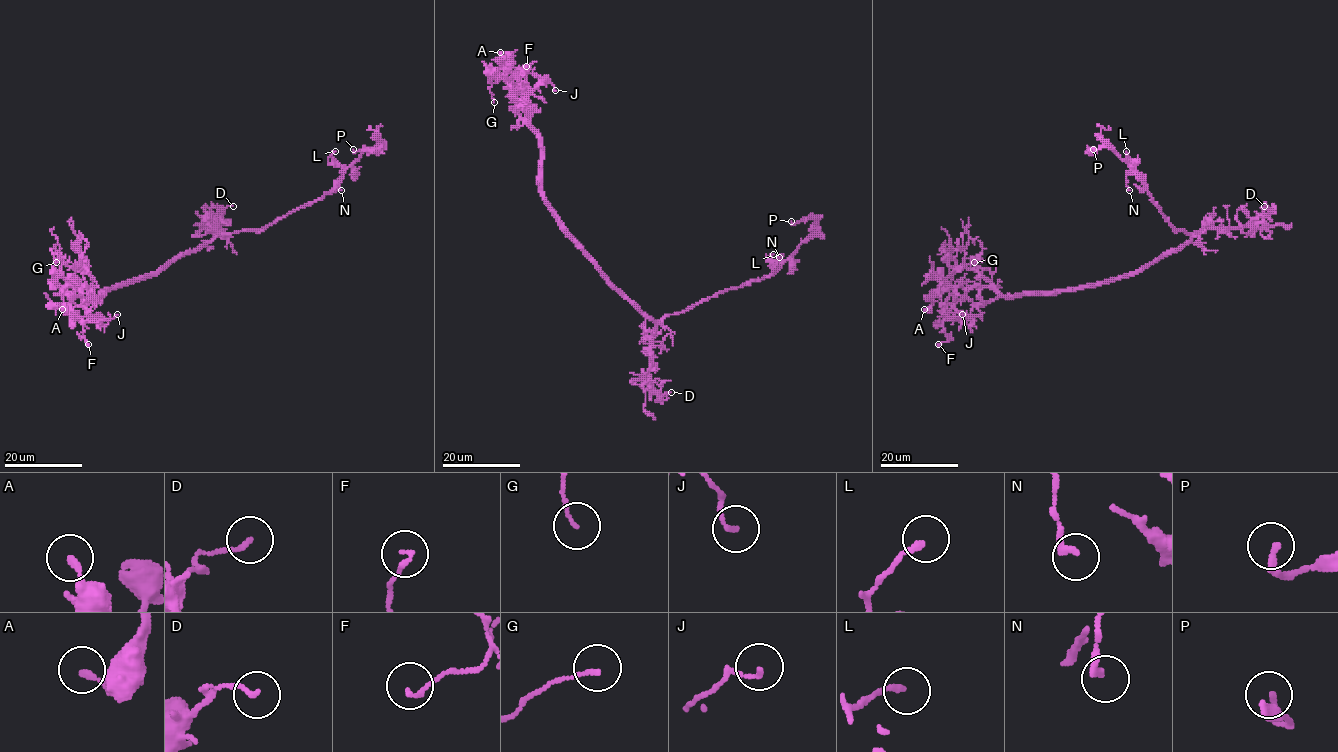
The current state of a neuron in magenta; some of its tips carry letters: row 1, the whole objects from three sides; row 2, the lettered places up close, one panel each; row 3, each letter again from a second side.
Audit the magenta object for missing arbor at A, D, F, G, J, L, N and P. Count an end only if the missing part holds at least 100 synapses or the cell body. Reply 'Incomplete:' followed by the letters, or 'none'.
Incomplete: none

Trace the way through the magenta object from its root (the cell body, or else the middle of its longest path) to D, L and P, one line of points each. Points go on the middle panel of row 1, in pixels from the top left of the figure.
D: (617, 287), (656, 323), (652, 337), (649, 379), (651, 388), (660, 396), (671, 392)
L: (617, 287), (646, 315), (660, 321), (722, 291), (772, 274), (780, 266), (780, 262), (766, 258), (773, 254)
P: (617, 287), (655, 321), (691, 309), (772, 274), (817, 231), (811, 218), (791, 221)

